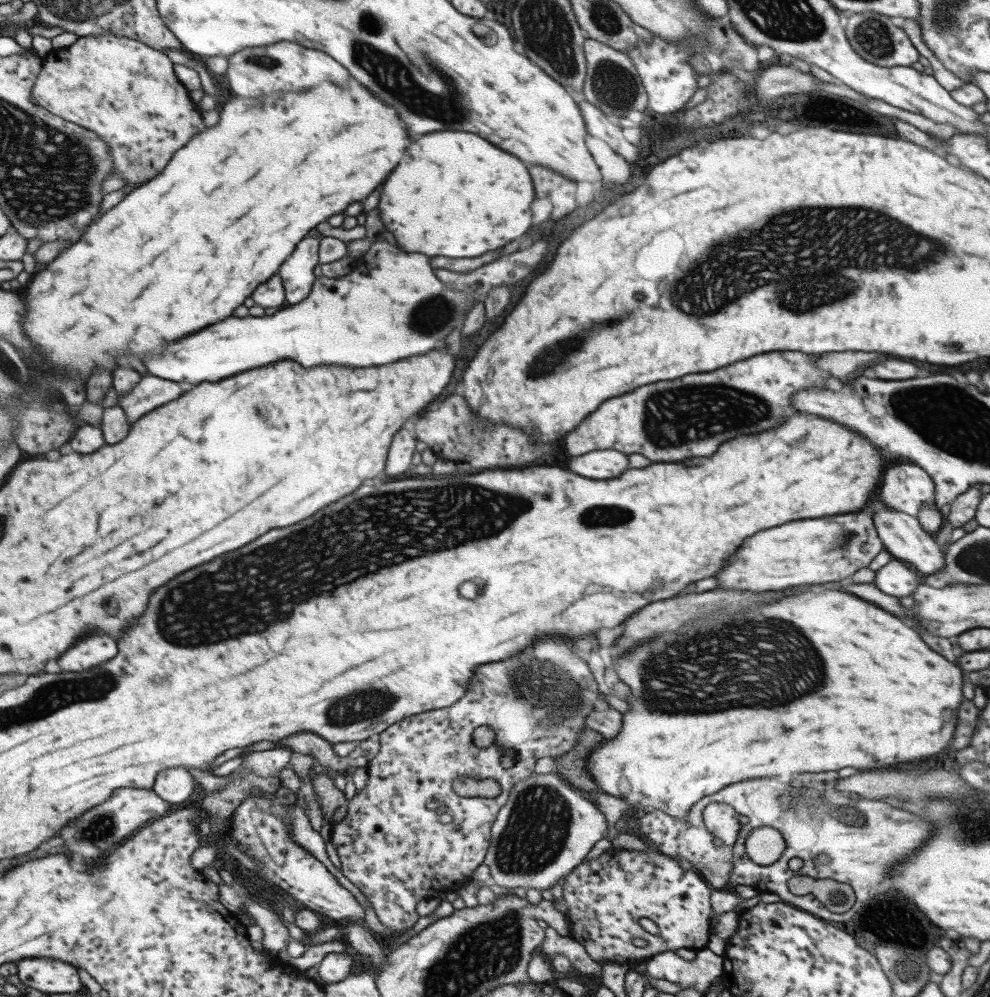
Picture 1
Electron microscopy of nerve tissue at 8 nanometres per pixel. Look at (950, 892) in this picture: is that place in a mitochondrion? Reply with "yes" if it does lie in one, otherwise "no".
no

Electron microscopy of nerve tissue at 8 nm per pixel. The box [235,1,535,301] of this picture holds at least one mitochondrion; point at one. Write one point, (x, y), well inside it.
(396, 82)

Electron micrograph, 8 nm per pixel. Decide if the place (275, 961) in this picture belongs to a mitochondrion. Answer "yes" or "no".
no

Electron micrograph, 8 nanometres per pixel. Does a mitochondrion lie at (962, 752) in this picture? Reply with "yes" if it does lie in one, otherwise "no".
no

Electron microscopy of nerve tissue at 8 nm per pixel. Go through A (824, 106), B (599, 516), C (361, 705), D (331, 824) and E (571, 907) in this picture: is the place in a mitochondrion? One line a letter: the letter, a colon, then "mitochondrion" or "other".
A: other
B: mitochondrion
C: mitochondrion
D: other
E: other

